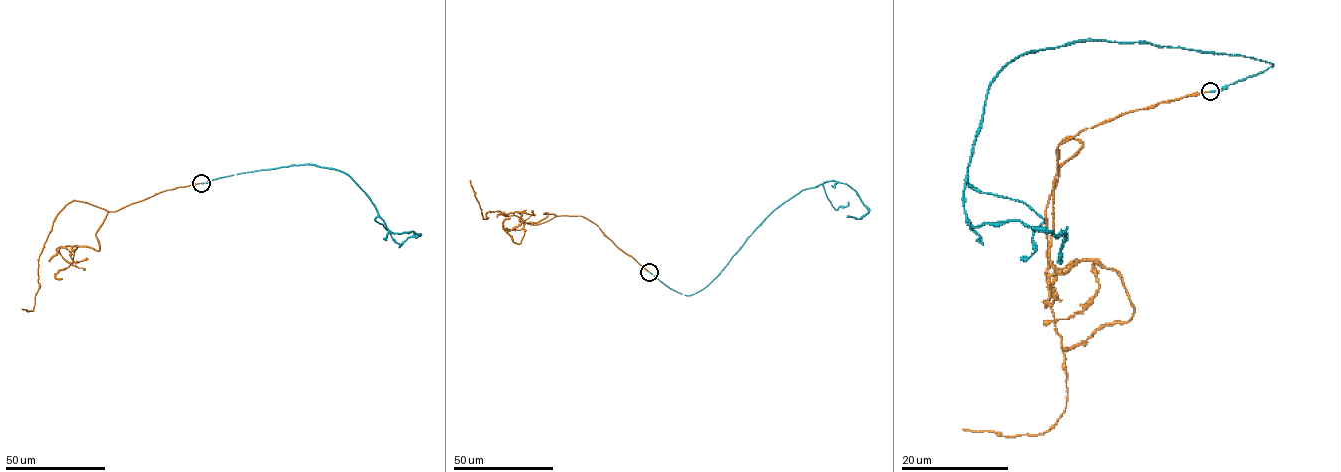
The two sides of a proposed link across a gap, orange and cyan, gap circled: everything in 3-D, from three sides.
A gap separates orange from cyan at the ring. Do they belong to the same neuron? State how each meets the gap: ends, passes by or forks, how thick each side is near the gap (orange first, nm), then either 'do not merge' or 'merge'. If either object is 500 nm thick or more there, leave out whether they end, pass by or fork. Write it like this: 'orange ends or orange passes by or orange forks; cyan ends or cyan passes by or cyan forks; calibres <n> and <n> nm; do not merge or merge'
orange ends; cyan ends; calibres 170 and 170 nm; merge

